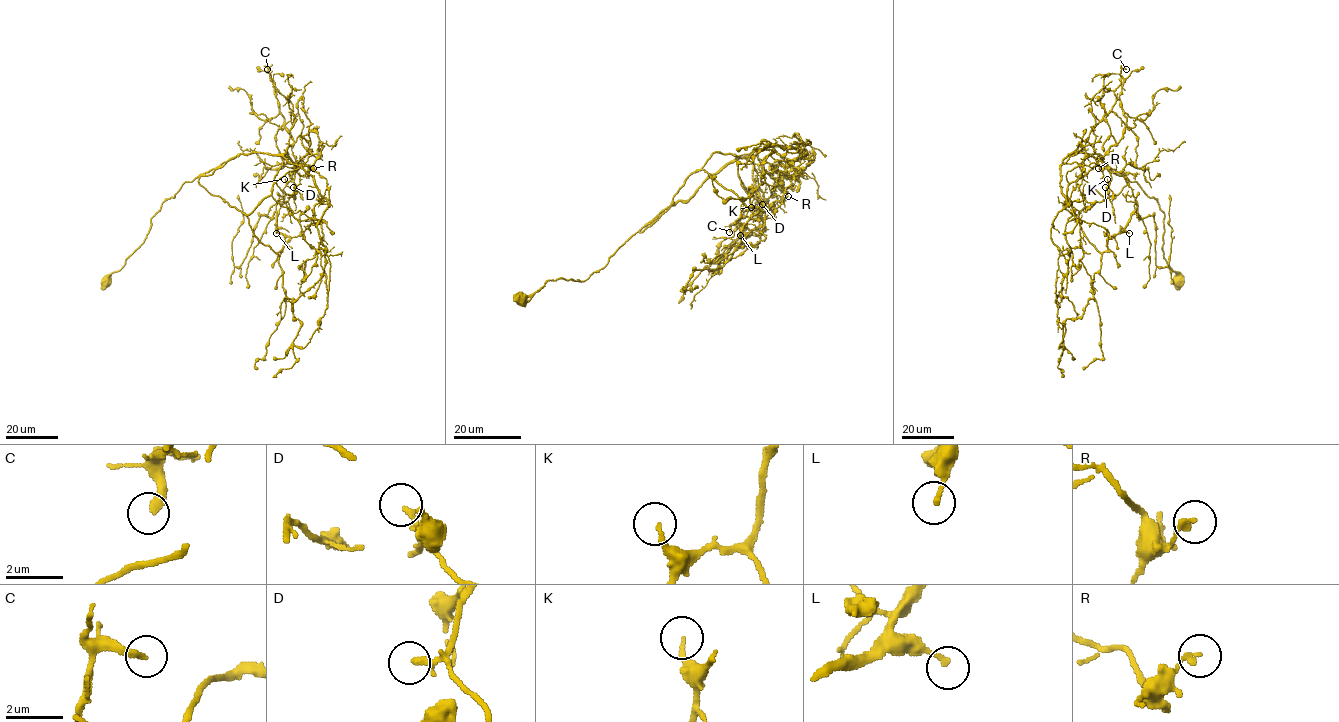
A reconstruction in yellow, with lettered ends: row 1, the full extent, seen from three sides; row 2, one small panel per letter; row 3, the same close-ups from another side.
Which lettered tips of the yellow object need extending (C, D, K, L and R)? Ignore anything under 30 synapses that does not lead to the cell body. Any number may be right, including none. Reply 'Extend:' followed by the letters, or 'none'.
Extend: C

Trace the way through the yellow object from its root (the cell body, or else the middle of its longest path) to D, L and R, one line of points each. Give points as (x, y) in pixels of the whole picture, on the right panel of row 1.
D: (1178, 279), (1163, 258), (1164, 213), (1157, 201), (1100, 156), (1069, 154), (1097, 158), (1111, 177), (1105, 187)
L: (1178, 279), (1163, 258), (1164, 213), (1125, 177), (1117, 194), (1078, 219), (1100, 252), (1111, 236), (1129, 233)
R: (1178, 279), (1163, 258), (1164, 213), (1157, 201), (1097, 154), (1074, 152), (1062, 160), (1097, 162), (1098, 168)

